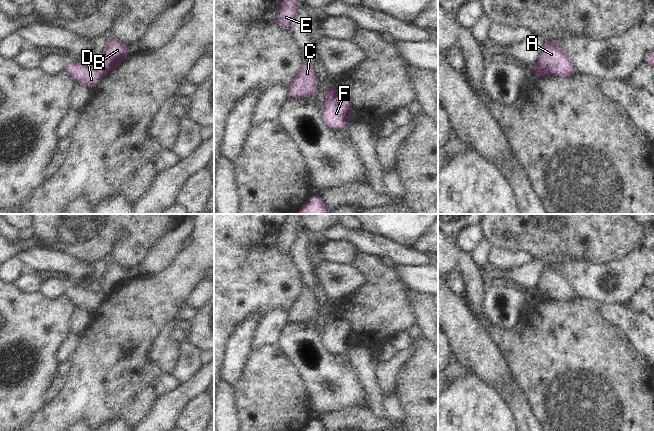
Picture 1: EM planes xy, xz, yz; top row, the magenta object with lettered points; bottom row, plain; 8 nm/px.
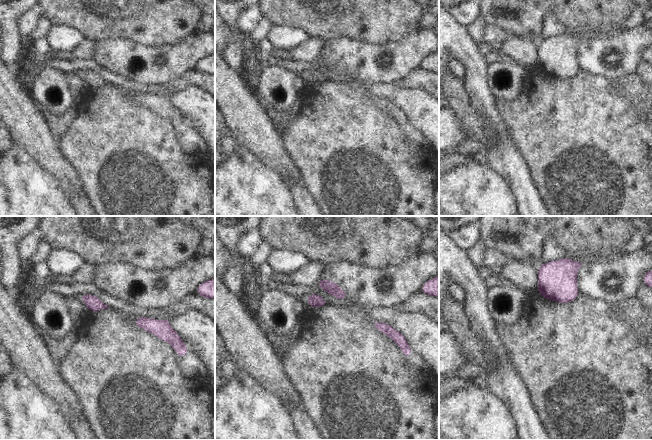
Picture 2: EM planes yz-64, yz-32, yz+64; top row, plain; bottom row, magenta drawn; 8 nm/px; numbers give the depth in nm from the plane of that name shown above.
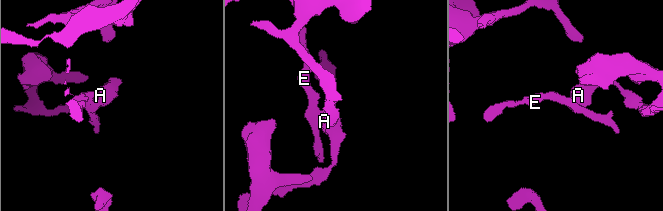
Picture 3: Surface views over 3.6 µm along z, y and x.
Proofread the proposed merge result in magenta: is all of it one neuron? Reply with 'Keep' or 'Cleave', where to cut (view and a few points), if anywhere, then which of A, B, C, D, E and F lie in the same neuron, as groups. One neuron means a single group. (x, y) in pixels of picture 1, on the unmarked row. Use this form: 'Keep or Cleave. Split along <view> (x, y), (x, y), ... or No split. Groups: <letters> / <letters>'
Cleave. Split along yz (535, 290), (546, 299). Groups: A B F / C D E

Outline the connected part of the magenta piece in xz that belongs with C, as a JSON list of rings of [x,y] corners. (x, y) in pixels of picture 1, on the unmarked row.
[[[304,281],[301,285],[300,293],[292,303],[288,314],[288,321],[293,323],[313,320],[319,310],[316,303],[313,288],[309,287]]]

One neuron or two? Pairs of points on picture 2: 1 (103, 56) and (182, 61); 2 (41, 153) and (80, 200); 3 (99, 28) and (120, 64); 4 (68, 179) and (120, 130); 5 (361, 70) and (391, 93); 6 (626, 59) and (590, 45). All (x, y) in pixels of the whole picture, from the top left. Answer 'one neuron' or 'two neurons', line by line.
1: one neuron
2: two neurons
3: two neurons
4: two neurons
5: two neurons
6: one neuron

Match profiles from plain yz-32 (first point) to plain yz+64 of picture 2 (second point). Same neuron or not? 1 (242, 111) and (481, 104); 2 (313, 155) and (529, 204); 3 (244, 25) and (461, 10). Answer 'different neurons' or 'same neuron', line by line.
1: different neurons
2: different neurons
3: same neuron

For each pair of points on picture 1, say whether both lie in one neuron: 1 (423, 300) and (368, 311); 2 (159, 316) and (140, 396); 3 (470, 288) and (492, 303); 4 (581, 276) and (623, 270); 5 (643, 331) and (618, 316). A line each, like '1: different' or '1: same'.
1: different
2: same
3: different
4: same
5: same

